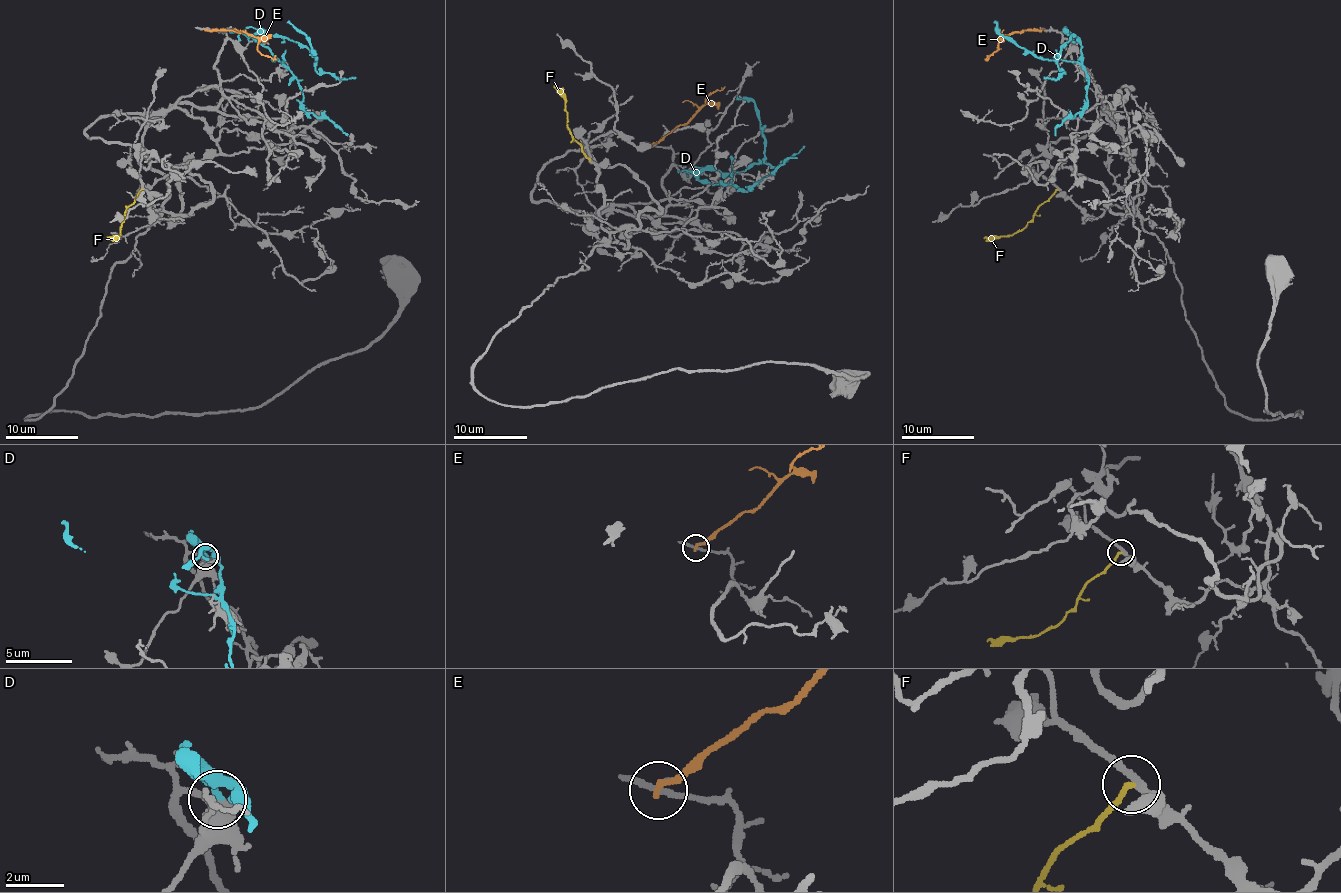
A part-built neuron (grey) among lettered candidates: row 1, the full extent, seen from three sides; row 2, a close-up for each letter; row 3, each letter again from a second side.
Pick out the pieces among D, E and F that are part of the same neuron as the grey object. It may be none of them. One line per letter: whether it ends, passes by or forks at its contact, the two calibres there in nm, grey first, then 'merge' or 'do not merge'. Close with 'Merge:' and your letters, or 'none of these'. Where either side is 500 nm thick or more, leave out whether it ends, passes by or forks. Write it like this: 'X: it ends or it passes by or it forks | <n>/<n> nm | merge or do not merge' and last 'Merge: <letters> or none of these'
D: it ends | 440/220 nm | do not merge
E: it ends | 200/220 nm | do not merge
F: it ends | 280/190 nm | merge
Merge: F

